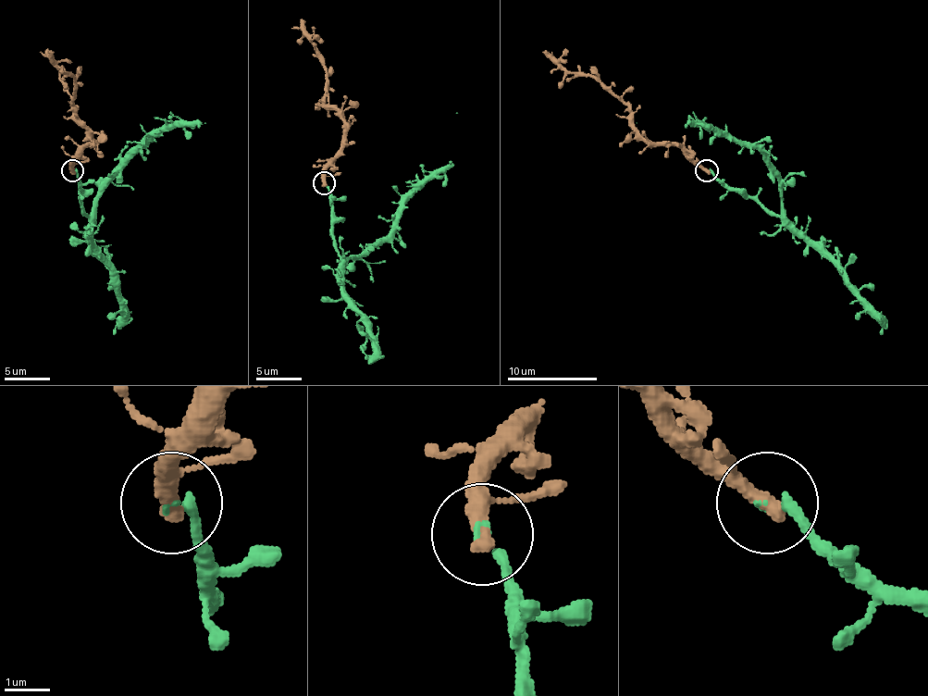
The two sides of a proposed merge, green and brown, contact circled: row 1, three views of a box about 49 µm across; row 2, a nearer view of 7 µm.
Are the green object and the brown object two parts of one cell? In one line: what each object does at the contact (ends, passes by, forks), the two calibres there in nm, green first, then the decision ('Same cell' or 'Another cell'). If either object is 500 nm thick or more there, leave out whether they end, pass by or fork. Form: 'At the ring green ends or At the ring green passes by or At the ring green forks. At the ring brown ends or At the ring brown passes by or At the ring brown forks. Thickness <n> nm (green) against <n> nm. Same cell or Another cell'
At the ring green ends. At the ring brown passes by. Thickness 200 nm (green) against 320 nm. Same cell

